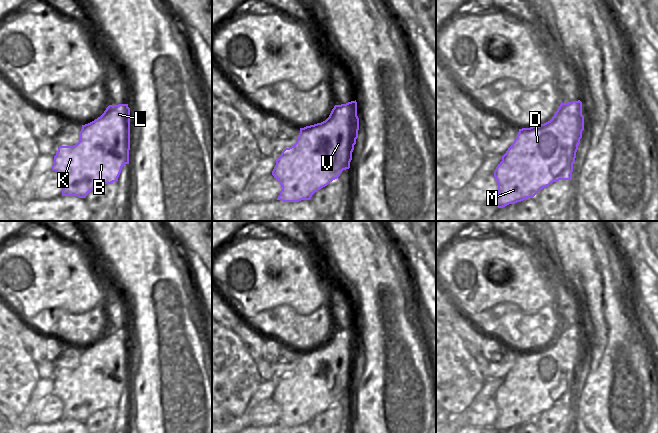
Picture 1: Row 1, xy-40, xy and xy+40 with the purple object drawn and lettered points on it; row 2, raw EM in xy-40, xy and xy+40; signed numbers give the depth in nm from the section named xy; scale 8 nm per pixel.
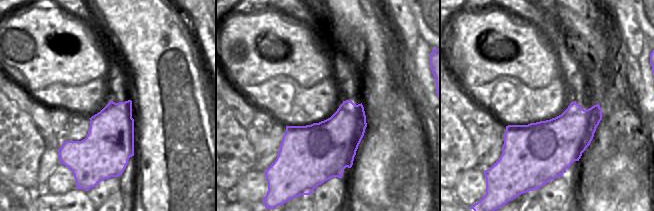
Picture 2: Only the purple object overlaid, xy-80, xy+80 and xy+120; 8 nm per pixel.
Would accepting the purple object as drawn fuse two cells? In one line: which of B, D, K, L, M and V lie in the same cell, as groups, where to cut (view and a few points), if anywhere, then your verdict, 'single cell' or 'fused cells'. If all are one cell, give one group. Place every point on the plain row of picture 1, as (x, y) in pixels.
B D K L M V | no cut | single cell

